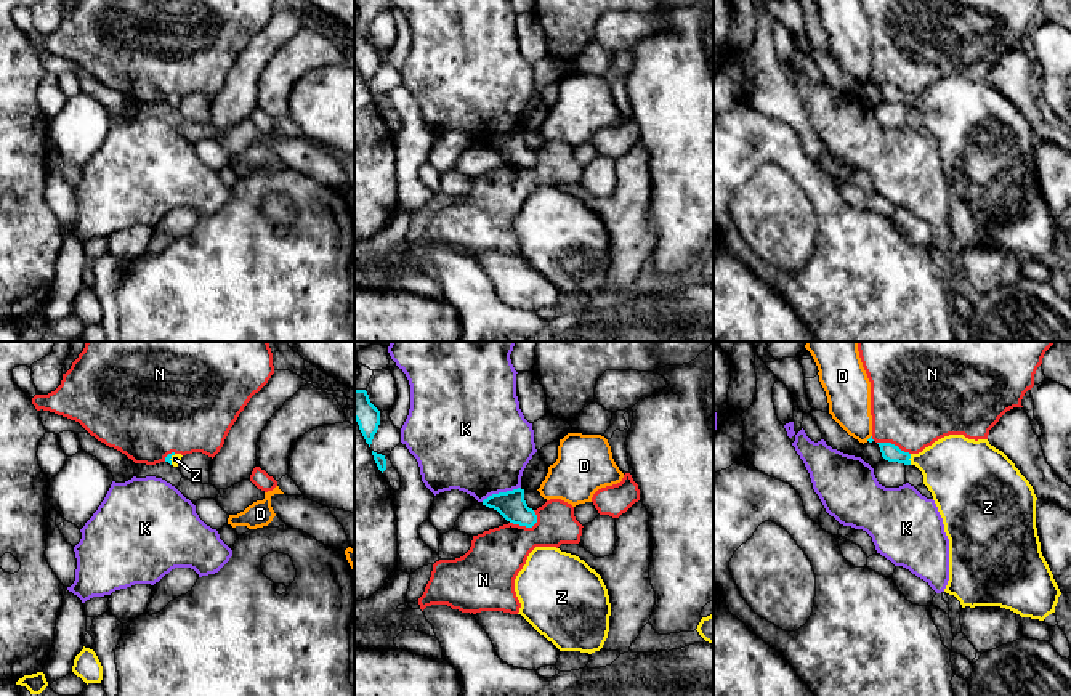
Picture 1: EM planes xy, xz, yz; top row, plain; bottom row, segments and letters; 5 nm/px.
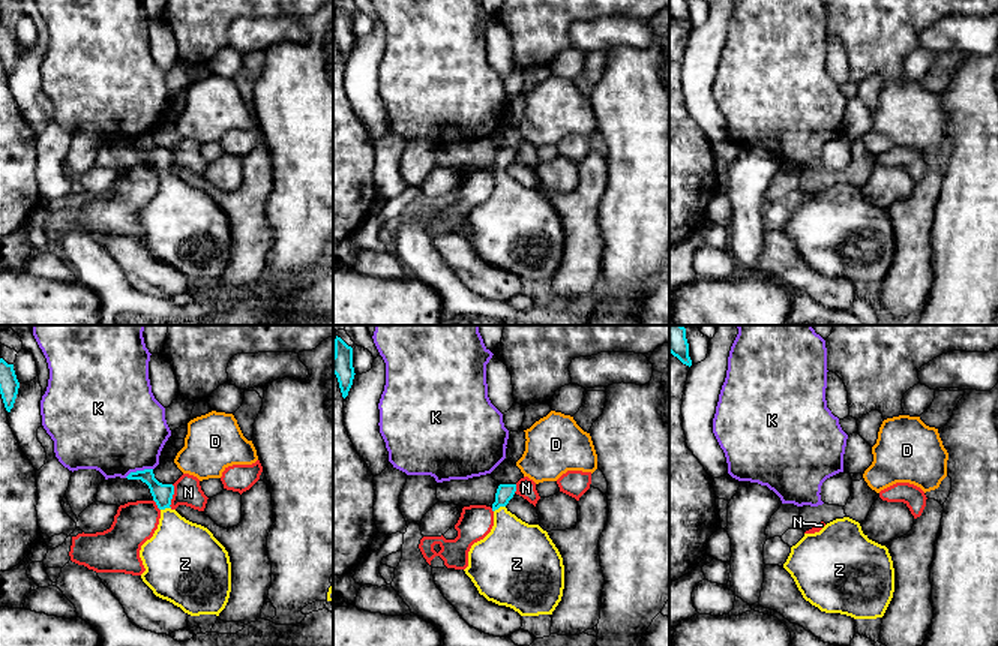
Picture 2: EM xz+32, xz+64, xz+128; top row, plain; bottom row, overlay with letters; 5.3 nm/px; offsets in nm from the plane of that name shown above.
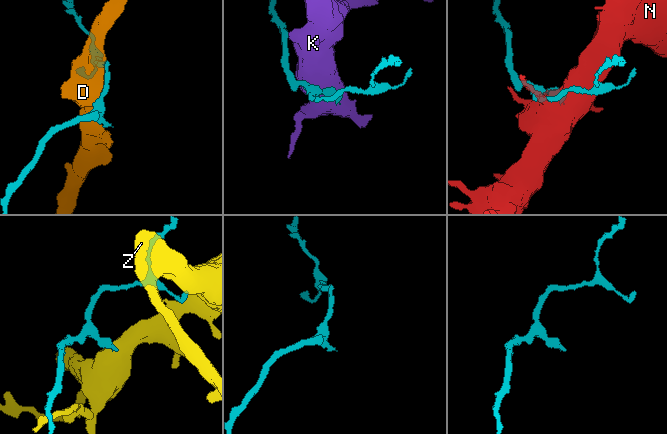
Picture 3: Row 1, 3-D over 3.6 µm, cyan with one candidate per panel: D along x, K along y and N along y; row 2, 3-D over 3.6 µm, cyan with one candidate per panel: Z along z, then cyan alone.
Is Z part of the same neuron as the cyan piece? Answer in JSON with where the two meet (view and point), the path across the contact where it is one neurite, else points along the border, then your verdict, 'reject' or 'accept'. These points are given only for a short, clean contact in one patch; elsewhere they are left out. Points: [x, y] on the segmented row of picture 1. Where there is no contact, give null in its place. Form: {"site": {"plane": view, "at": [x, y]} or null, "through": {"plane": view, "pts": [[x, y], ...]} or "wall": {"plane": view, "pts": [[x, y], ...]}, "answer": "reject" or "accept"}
{"site": {"plane": "yz", "at": [909, 457]}, "through": {"plane": "yz", "pts": [[890, 453], [909, 457], [933, 461], [957, 470]]}, "answer": "accept"}

